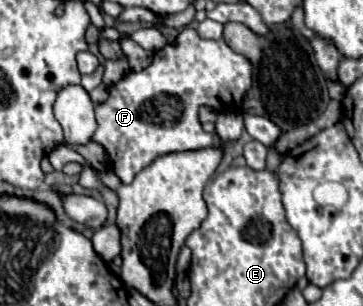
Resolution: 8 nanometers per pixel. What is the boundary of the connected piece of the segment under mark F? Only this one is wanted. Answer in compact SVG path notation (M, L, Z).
M183 28L173 44L165 44L161 50L153 54L153 62L139 70L125 74L117 84L109 88L109 98L103 104L95 106L97 116L97 132L93 140L99 142L107 154L111 166L115 166L115 174L121 182L133 182L135 174L141 172L147 164L151 164L157 156L169 152L183 152L183 150L197 150L219 144L215 134L207 134L201 128L197 112L201 106L211 106L217 112L225 110L239 110L243 100L243 90L247 92L253 84L253 64L243 56L237 54L229 44L221 40L205 40L199 36L195 28Z

